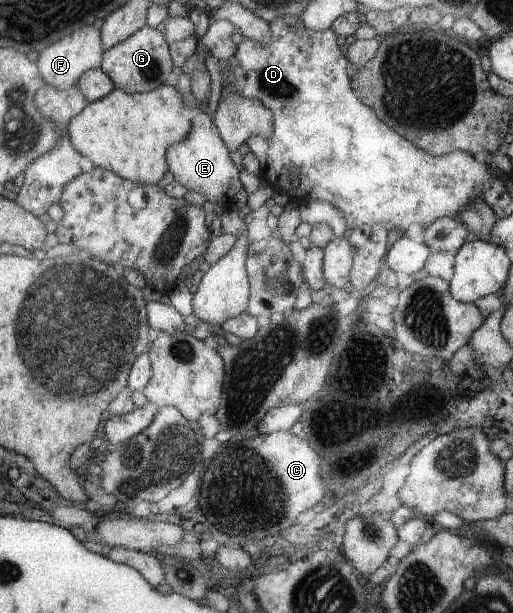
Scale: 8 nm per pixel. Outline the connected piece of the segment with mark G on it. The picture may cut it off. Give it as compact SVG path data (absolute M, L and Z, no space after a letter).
M146 25L138 28L134 34L124 38L120 43L103 50L102 58L99 68L111 78L115 88L120 88L126 93L149 92L156 86L160 87L172 68L168 44L164 42L162 34Z

